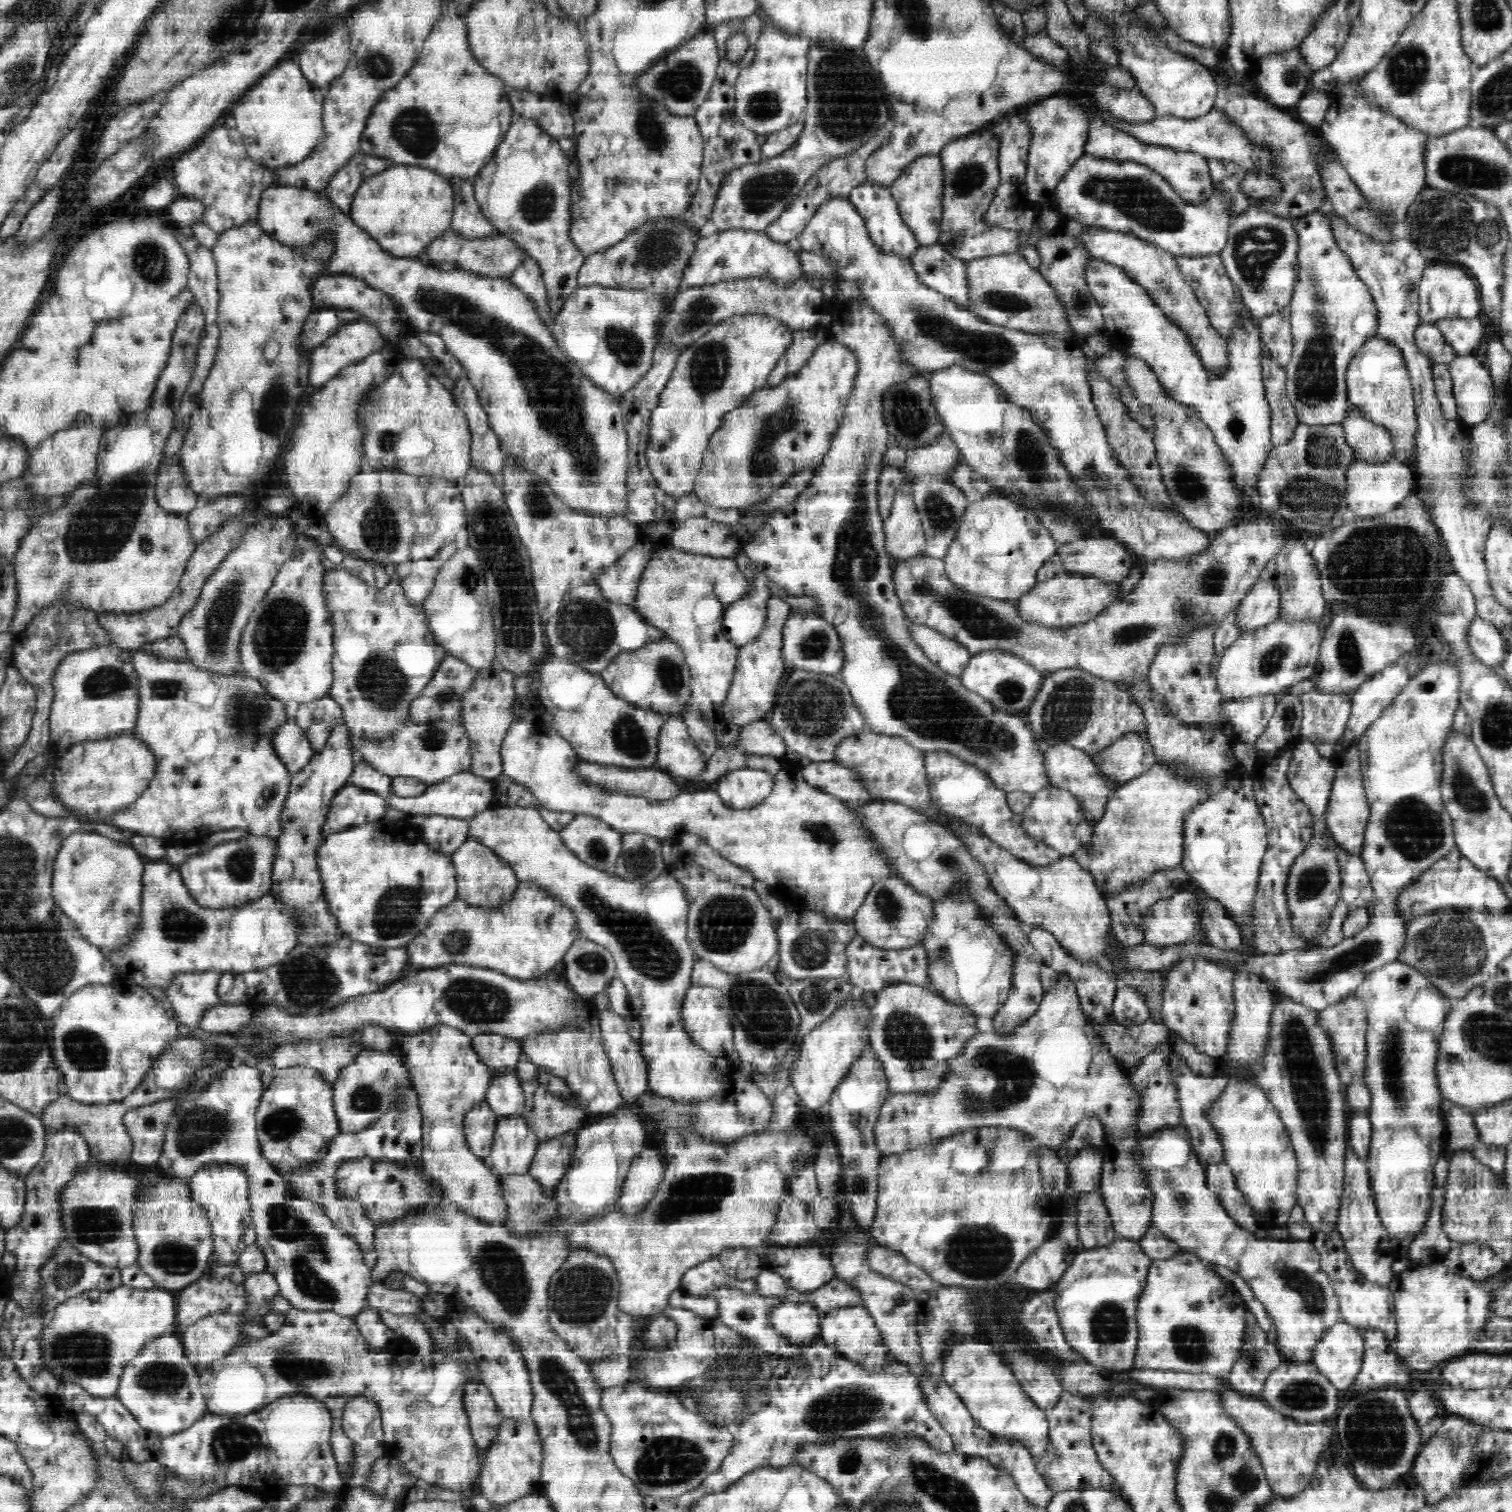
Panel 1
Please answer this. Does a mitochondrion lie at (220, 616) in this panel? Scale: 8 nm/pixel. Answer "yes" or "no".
yes

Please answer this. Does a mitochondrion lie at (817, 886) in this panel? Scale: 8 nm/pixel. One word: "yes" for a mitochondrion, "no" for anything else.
no

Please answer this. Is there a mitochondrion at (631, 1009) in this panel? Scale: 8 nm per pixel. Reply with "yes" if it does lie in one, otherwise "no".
no

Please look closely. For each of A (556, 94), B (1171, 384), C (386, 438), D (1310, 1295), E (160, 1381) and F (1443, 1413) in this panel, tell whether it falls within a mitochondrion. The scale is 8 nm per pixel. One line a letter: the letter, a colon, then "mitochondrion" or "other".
A: other
B: other
C: mitochondrion
D: mitochondrion
E: mitochondrion
F: other

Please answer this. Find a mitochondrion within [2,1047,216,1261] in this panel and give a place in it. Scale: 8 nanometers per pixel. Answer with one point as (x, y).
(96, 1225)

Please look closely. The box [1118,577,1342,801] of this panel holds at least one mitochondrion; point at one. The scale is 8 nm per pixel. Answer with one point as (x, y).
(1271, 659)

